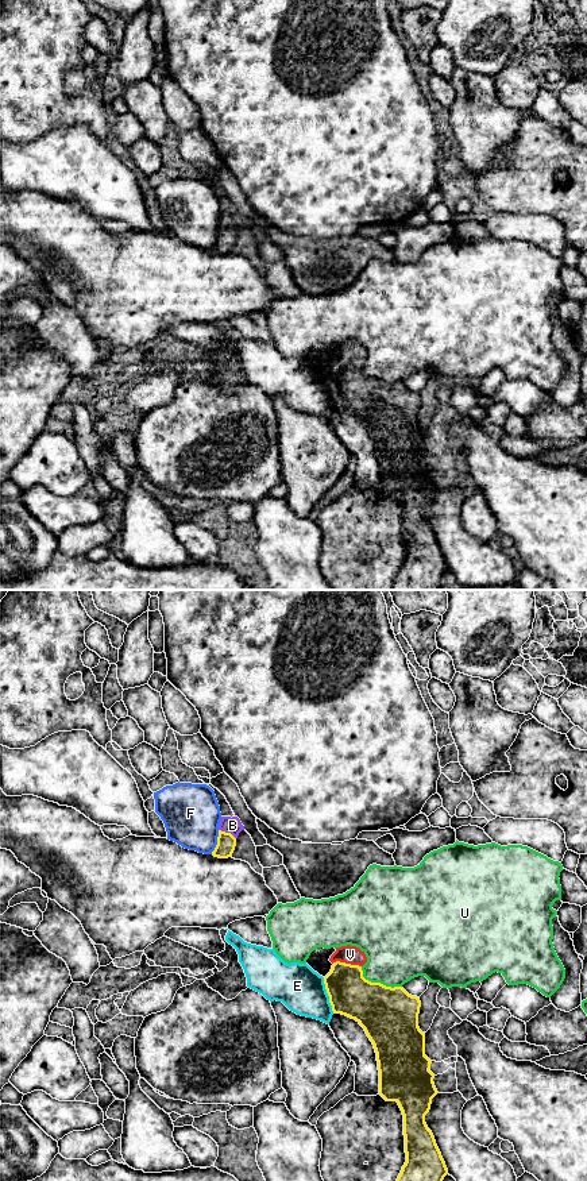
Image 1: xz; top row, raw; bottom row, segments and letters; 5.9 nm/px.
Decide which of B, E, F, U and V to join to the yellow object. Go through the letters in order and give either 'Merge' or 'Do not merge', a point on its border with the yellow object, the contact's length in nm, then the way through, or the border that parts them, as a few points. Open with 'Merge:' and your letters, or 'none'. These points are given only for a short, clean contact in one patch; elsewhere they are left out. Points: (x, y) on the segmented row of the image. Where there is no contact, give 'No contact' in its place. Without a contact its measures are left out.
Merge: B, V
B: Merge. Touches yellow at xz (227, 833). Shared border 120 nm. Path across: xz (226, 845), (227, 833), (232, 825)
E: Do not merge. Touches yellow at xz (328, 995). Shared border 220 nm
F: Do not merge. Touches yellow at xz (217, 842). Shared border 150 nm
U: Do not merge. Touches yellow at xz (378, 983). Shared border 280 nm
V: Merge. Touches yellow at xz (347, 964). Shared border 180 nm. Path across: xz (350, 994), (347, 988), (347, 964), (350, 954)

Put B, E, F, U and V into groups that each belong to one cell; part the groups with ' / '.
B V / E / F / U

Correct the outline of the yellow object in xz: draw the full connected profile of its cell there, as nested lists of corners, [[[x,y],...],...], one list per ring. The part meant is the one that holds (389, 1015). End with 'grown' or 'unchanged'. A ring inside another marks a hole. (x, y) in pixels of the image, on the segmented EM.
[[[356,946],[336,947],[329,961],[333,964],[331,972],[324,977],[329,1003],[335,1014],[355,1019],[366,1031],[374,1045],[379,1070],[379,1095],[386,1101],[397,1101],[403,1115],[403,1135],[406,1162],[397,1181],[443,1181],[448,1169],[436,1145],[432,1131],[425,1123],[425,1115],[430,1109],[432,1099],[439,1093],[429,1070],[432,1061],[425,1055],[425,1033],[418,1027],[421,1001],[417,996],[409,995],[402,987],[386,987],[381,983],[371,983],[363,977],[362,966],[367,962],[364,952]]]; grown

